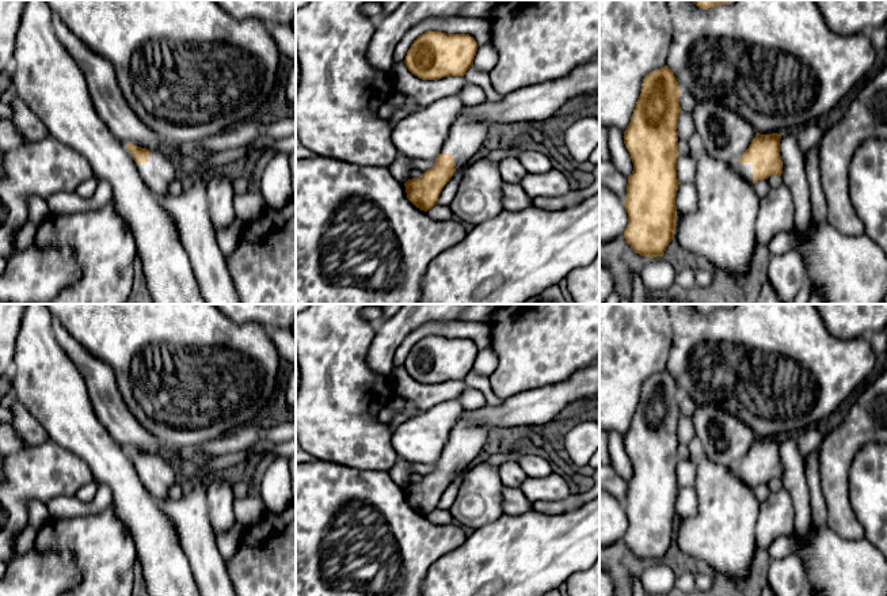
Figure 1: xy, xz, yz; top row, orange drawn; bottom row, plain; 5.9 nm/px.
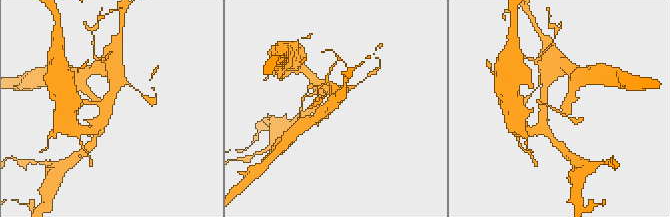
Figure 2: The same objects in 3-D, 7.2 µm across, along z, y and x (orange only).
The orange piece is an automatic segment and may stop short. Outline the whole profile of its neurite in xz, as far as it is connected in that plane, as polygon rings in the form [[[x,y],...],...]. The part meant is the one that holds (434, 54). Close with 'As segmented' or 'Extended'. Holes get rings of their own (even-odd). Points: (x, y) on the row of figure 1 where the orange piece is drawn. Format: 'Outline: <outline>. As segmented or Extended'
Outline: [[[427,31],[414,41],[404,64],[422,80],[464,76],[473,67],[477,48],[469,34]]]. As segmented

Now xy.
Outline: [[[133,144],[126,147],[149,190],[156,195],[170,195],[170,185],[176,179],[176,171],[165,151],[146,149]]]. Extended

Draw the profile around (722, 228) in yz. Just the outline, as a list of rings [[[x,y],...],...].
[[[701,153],[694,186],[698,204],[675,224],[675,238],[688,251],[705,257],[734,278],[749,272],[755,250],[760,197],[735,163]]]

